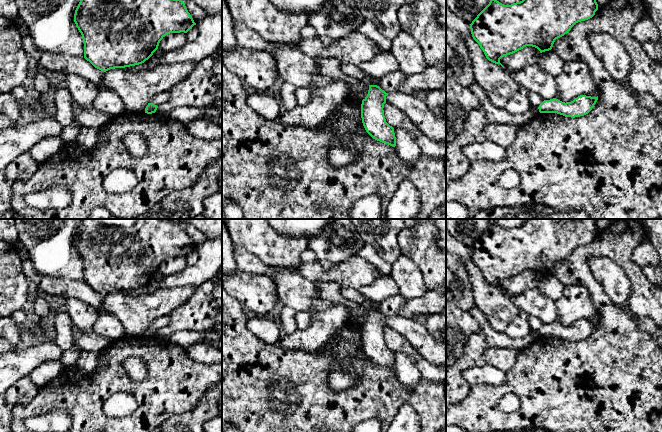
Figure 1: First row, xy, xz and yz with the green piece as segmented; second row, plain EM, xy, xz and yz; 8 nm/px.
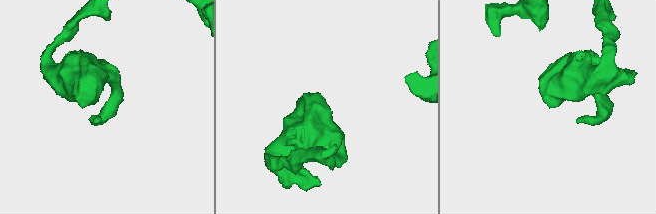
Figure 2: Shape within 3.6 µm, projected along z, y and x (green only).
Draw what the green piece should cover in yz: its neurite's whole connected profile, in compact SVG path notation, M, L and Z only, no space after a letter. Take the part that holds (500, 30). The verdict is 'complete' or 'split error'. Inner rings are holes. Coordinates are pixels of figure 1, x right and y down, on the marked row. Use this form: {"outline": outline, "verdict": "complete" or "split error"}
{"outline": "M490 0L472 21L470 29L486 58L504 68L500 63L502 57L526 46L535 47L540 53L549 51L556 39L567 34L576 23L592 18L597 10L596 0L522 0L511 5Z", "verdict": "complete"}

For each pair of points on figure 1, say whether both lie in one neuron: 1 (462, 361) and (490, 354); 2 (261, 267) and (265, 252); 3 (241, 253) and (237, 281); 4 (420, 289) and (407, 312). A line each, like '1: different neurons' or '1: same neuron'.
1: different neurons
2: different neurons
3: different neurons
4: different neurons

